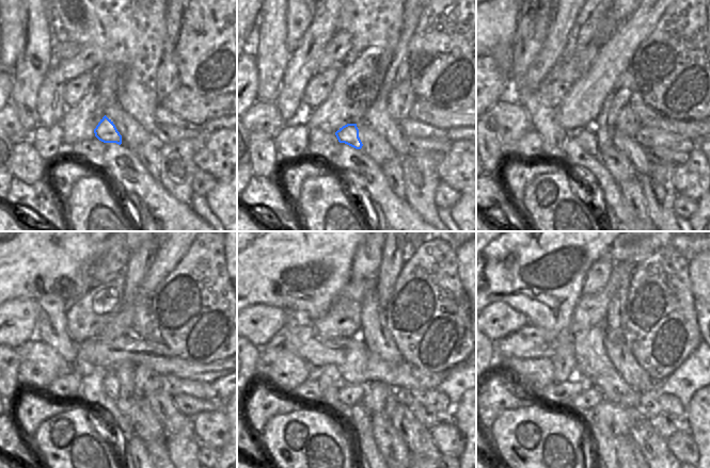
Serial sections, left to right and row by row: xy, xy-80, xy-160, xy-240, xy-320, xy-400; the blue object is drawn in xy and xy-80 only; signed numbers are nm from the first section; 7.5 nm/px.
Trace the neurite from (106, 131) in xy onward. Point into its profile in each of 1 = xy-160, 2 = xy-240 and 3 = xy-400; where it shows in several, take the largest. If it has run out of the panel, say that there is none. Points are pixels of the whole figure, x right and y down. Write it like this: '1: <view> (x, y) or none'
1: xy-160 (586, 138)
2: xy-240 (110, 384)
3: xy-400 (590, 397)

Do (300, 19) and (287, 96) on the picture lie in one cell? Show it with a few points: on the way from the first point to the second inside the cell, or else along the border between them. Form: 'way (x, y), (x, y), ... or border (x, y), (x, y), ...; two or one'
border (308, 27), (299, 45), (290, 53); two

